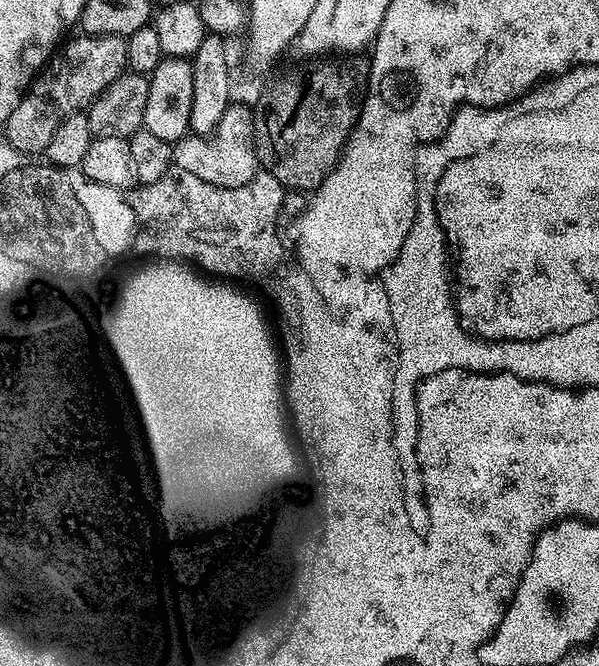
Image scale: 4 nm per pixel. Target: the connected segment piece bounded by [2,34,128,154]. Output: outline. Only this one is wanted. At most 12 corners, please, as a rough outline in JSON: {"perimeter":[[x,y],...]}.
{"perimeter":[[76,34],[40,69],[3,139],[47,153],[62,122],[128,68],[125,37]]}

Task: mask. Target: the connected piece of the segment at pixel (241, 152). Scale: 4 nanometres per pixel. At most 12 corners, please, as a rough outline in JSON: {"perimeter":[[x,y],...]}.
{"perimeter":[[229,103],[211,136],[174,145],[174,164],[223,188],[261,171],[257,113]]}

